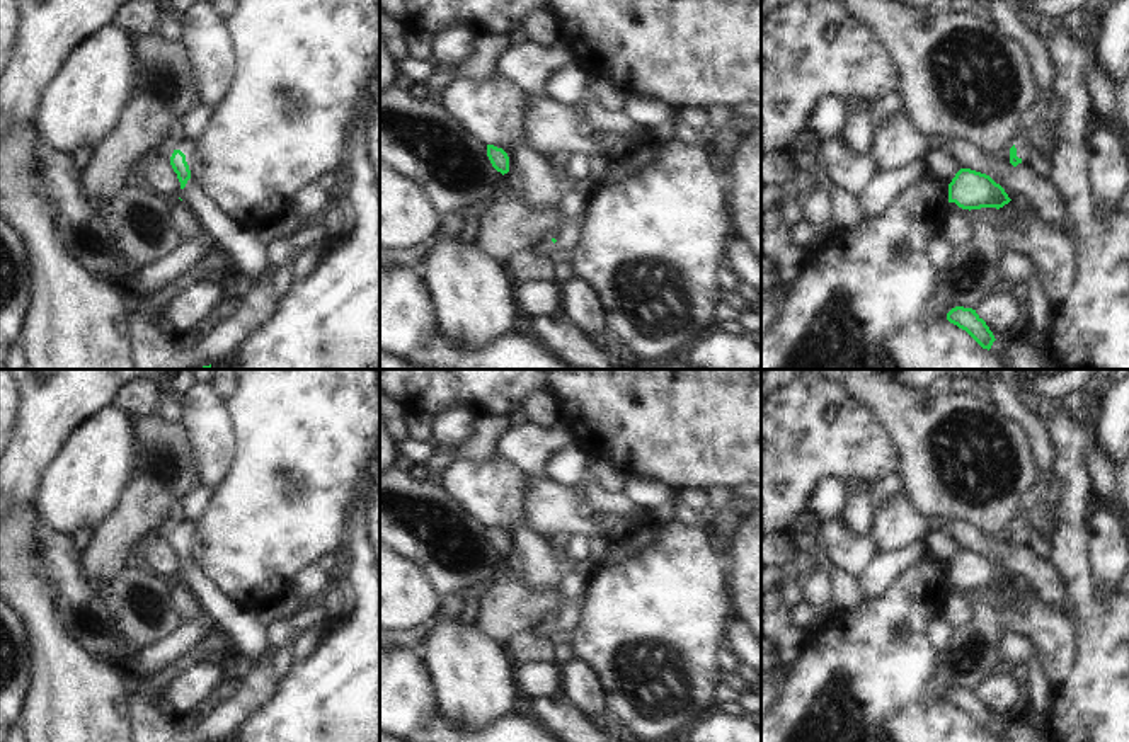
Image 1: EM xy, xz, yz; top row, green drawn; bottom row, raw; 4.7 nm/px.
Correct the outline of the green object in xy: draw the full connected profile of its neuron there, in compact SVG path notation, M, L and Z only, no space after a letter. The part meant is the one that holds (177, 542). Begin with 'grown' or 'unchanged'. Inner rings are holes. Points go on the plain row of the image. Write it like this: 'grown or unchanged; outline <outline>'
grown; outline M182 521L177 526L160 524L152 534L143 538L131 551L129 560L141 562L146 545L152 539L163 539L177 555L181 563L181 570L186 568L187 562L191 560L189 551L189 539L192 538L196 522Z

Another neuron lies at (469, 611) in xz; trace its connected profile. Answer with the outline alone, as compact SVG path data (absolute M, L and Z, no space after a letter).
M472 591L461 592L461 611L458 614L458 623L463 626L475 625L479 614L479 594Z

